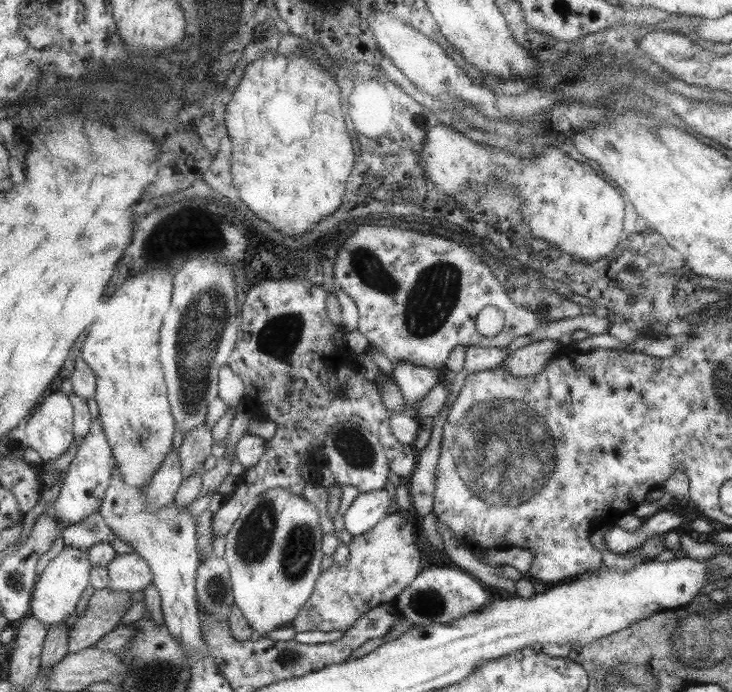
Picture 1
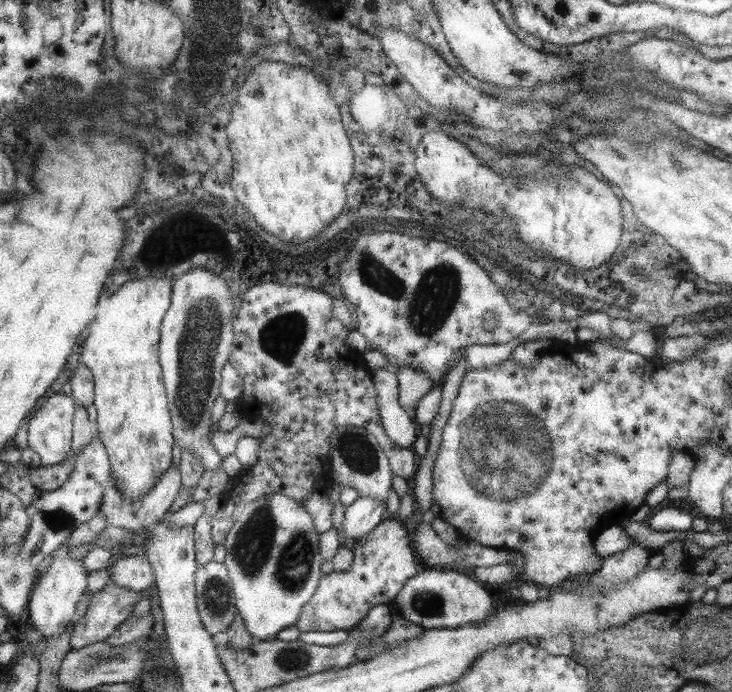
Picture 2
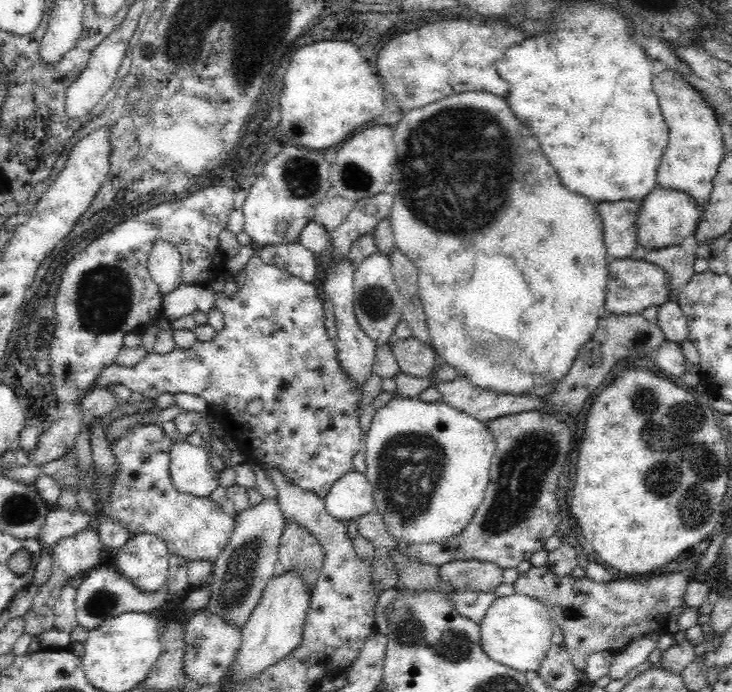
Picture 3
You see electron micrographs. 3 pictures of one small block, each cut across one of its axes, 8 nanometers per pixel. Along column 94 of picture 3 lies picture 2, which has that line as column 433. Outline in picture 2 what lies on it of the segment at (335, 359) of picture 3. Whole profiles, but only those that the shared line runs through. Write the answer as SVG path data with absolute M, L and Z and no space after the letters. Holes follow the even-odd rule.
M400 367L395 370L398 379L399 403L407 412L417 408L420 399L431 392L435 385L427 372L410 367Z

